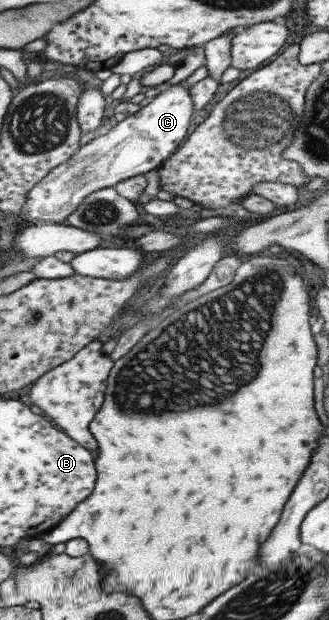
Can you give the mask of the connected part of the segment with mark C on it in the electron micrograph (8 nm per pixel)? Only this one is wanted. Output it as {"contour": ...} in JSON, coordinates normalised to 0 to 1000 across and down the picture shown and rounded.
{"contour":[[[559,135],[495,139],[492,148],[474,153],[450,169],[432,173],[416,182],[383,189],[334,208],[292,218],[286,224],[243,237],[243,242],[207,261],[173,268],[140,287],[88,310],[79,326],[79,361],[112,363],[116,358],[188,361],[210,356],[210,350],[231,342],[274,313],[322,303],[350,303],[386,287],[444,281],[456,274],[480,274],[541,240],[578,216],[584,190],[596,190],[590,160],[581,140]]]}

